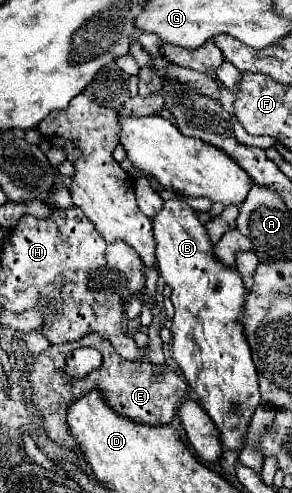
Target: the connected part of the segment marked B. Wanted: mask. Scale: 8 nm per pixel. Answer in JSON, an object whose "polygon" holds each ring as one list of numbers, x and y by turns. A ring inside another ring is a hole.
{"polygon":[[181,198,165,200,151,222,157,242,157,270,173,290,173,358,191,390,201,398,203,410,217,424,221,442,231,450,241,450,251,416,261,404,257,370,251,360,243,324,239,322,245,308,243,280,235,268,215,258,215,244,205,224,199,222,197,212]]}

